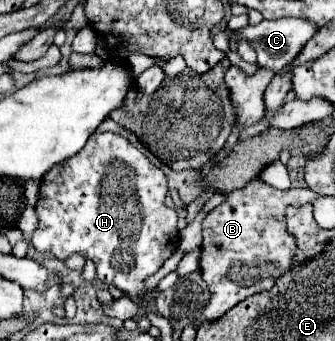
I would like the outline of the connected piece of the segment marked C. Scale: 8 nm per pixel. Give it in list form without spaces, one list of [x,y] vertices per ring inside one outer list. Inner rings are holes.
[[[280,18],[280,20],[262,20],[256,26],[248,24],[246,28],[240,30],[228,30],[228,40],[236,44],[248,40],[252,48],[258,52],[258,66],[278,74],[290,66],[292,58],[296,58],[296,54],[300,52],[300,46],[304,46],[304,42],[308,42],[308,38],[312,38],[314,32],[316,26],[312,26],[312,22],[304,22],[300,18]]]

